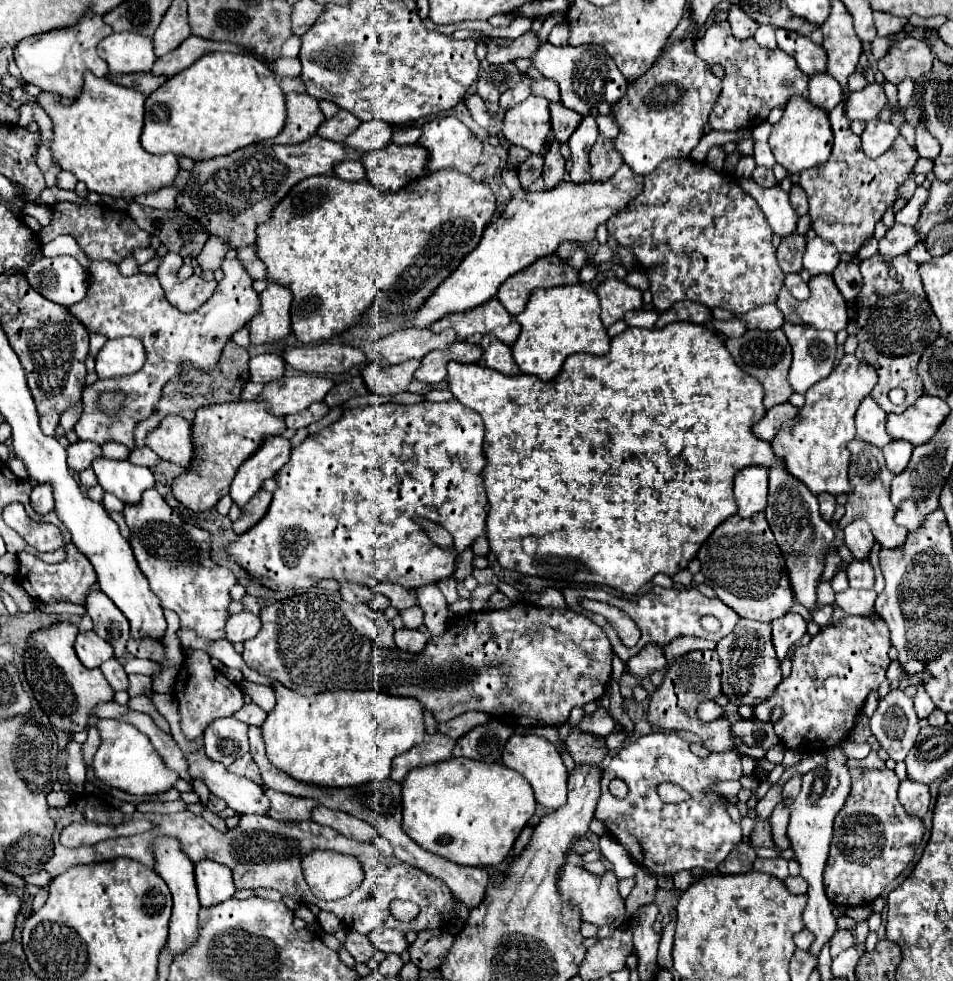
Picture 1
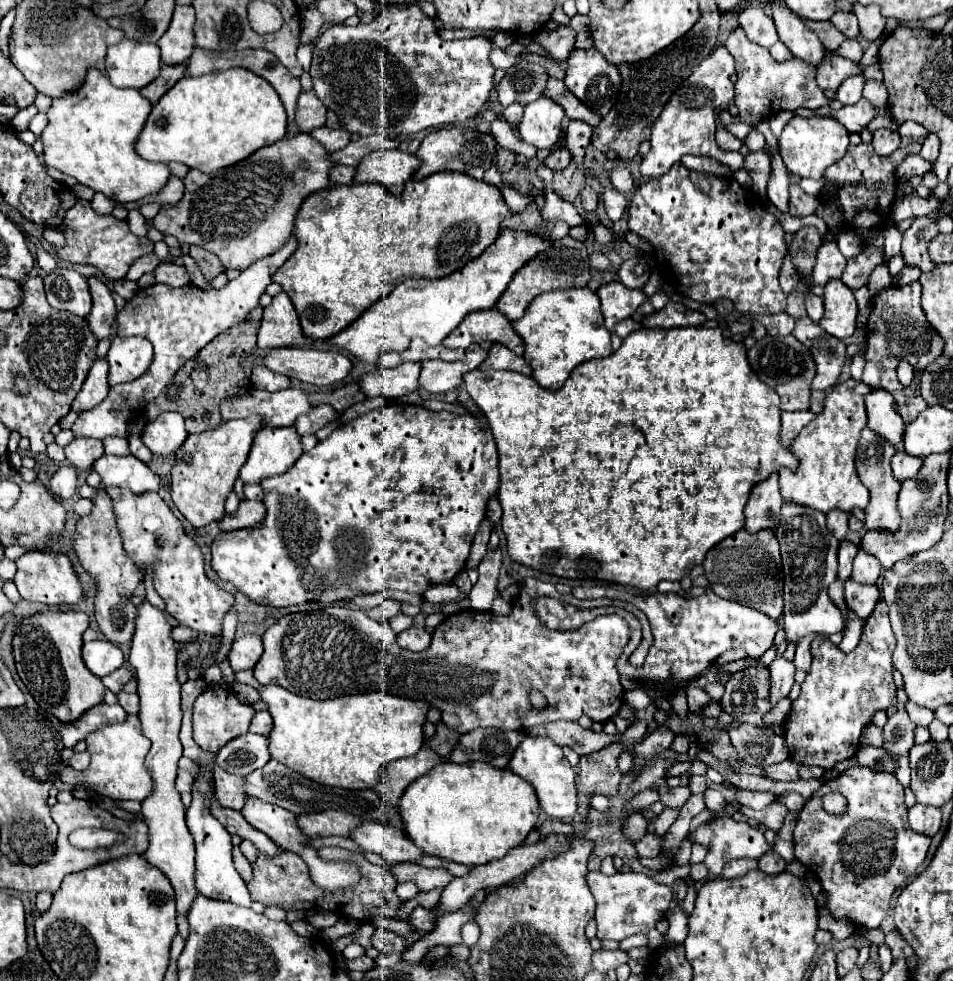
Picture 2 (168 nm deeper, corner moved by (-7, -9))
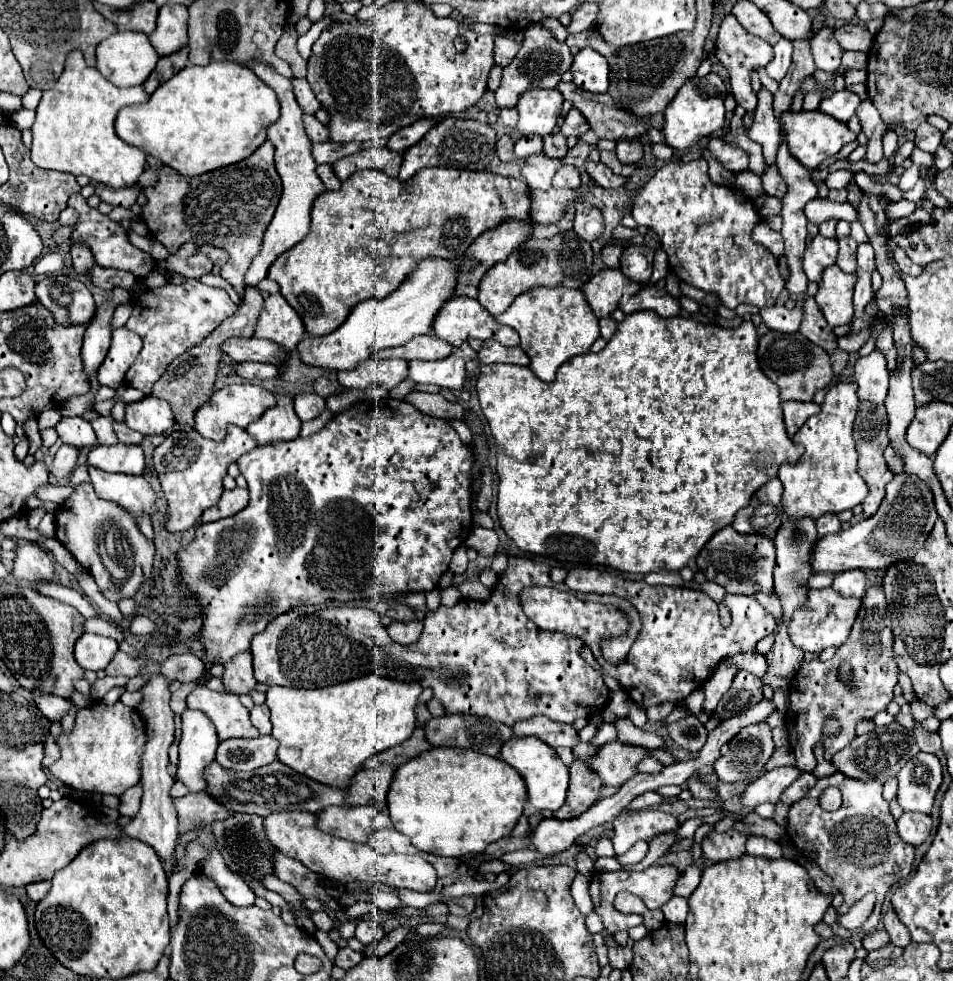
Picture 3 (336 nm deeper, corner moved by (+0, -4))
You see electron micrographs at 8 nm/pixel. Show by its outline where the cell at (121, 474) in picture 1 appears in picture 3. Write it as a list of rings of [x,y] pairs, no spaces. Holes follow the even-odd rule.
[[[125,443],[93,447],[87,457],[87,465],[99,467],[109,473],[129,473],[129,475],[141,475],[145,469],[141,447]]]

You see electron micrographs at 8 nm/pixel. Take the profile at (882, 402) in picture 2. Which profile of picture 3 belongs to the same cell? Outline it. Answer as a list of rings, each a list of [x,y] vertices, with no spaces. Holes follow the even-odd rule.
[[[875,349],[867,357],[859,357],[855,363],[855,381],[859,385],[859,399],[883,403],[889,387],[889,369],[885,355]]]

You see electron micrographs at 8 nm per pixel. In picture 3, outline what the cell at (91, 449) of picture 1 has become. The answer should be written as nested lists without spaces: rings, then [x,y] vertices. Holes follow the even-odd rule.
[[[61,417],[61,421],[55,425],[55,429],[63,443],[75,445],[79,449],[93,447],[97,443],[91,423],[83,417]]]

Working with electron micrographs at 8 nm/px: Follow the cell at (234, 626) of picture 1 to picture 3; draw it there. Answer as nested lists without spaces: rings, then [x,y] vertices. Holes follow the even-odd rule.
[[[239,653],[231,663],[225,665],[225,675],[221,677],[223,687],[227,693],[243,695],[251,693],[257,687],[257,679],[253,677],[253,665],[251,665],[251,653]]]

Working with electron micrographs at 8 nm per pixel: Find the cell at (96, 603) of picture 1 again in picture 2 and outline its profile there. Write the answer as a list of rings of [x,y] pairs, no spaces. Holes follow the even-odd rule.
[[[100,486],[100,494],[94,498],[94,510],[90,516],[80,518],[76,524],[76,534],[74,534],[74,550],[80,558],[80,564],[84,570],[96,580],[98,584],[98,594],[94,600],[96,608],[96,622],[104,638],[116,646],[128,644],[134,634],[134,618],[136,618],[136,608],[128,600],[136,588],[136,580],[142,580],[142,572],[138,566],[130,560],[122,546],[120,530],[116,526],[116,514],[112,500],[108,498],[106,490]]]

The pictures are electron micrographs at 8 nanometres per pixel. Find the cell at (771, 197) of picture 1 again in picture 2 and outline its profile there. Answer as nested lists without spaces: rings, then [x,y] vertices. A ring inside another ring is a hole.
[[[774,154],[774,158],[772,158],[772,178],[768,182],[768,200],[782,214],[788,214],[788,206],[790,206],[788,186],[790,186],[788,170],[786,170],[782,158],[778,154]]]

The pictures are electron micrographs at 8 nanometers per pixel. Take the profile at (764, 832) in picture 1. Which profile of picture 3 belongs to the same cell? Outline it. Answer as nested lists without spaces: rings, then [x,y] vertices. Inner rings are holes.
[[[775,767],[771,771],[767,771],[763,777],[759,777],[757,781],[753,781],[751,785],[745,787],[743,795],[741,795],[741,801],[743,805],[747,805],[749,809],[765,803],[765,801],[773,801],[777,803],[779,801],[779,795],[783,793],[785,787],[789,787],[795,779],[801,777],[801,769],[797,767]]]

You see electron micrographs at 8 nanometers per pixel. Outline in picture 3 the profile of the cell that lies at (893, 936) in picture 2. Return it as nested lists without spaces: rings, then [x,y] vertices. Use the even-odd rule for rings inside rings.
[[[891,907],[885,911],[885,929],[887,929],[889,935],[891,935],[891,943],[893,943],[893,945],[905,947],[905,945],[911,943],[911,935],[909,935],[907,927],[899,921],[897,913],[895,913]]]

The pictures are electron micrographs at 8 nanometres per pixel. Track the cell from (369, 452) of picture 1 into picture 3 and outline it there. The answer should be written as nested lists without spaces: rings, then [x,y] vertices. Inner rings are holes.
[[[363,399],[351,405],[347,411],[333,415],[333,419],[309,437],[297,437],[293,441],[277,441],[277,445],[259,445],[237,459],[241,475],[247,479],[249,503],[239,513],[219,519],[217,523],[201,523],[195,531],[195,539],[177,551],[177,573],[179,585],[185,595],[197,601],[203,617],[199,641],[207,653],[207,663],[229,663],[237,653],[249,649],[253,635],[261,633],[277,615],[287,613],[299,605],[319,605],[325,601],[351,601],[367,599],[379,593],[409,593],[409,591],[431,591],[437,587],[441,575],[447,571],[453,551],[465,543],[473,529],[471,513],[471,465],[475,461],[473,451],[461,443],[457,431],[445,421],[429,417],[417,411],[411,403],[397,399]]]

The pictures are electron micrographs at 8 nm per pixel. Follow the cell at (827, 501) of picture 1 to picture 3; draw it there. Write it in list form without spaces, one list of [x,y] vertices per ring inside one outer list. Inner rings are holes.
[[[825,513],[823,517],[819,517],[819,519],[815,521],[815,525],[817,525],[819,537],[825,537],[825,535],[829,535],[829,533],[841,531],[841,521],[839,521],[839,517],[833,515],[833,513]]]

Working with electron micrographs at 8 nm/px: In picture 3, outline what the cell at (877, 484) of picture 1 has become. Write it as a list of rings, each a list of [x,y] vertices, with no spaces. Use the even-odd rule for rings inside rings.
[[[859,401],[859,413],[857,413],[857,419],[855,419],[853,437],[855,437],[855,445],[857,445],[857,453],[859,453],[857,473],[865,479],[865,483],[869,487],[869,495],[863,501],[863,515],[871,517],[877,511],[877,507],[881,505],[883,497],[885,497],[885,485],[893,479],[893,473],[889,471],[889,467],[883,459],[883,451],[889,445],[885,405],[869,405],[869,401]]]

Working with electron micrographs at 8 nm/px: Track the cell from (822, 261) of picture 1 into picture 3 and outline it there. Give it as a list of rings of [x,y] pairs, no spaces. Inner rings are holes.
[[[823,235],[813,237],[813,243],[807,247],[805,257],[803,257],[803,271],[805,271],[807,279],[819,283],[823,269],[827,269],[829,265],[835,263],[837,251],[839,251],[837,239],[829,239]]]

